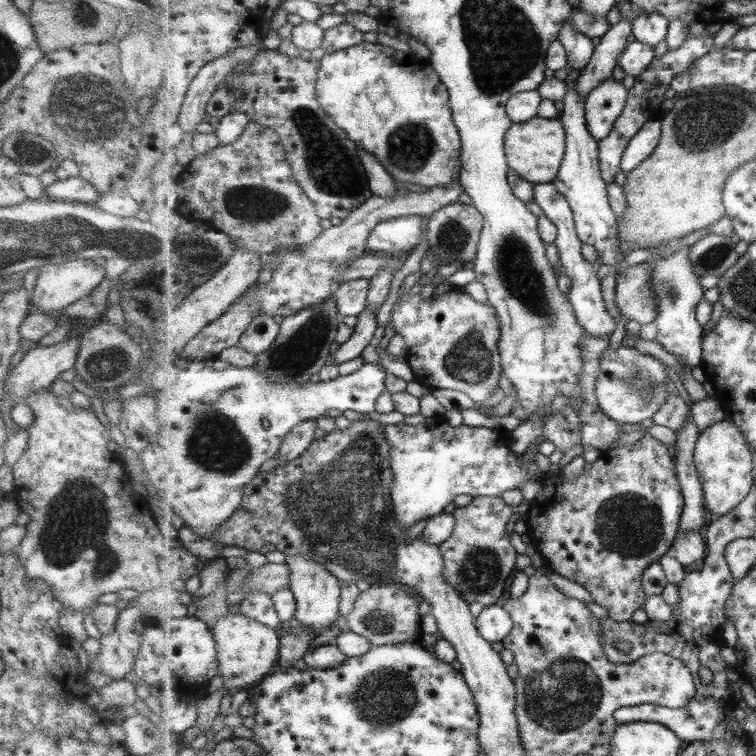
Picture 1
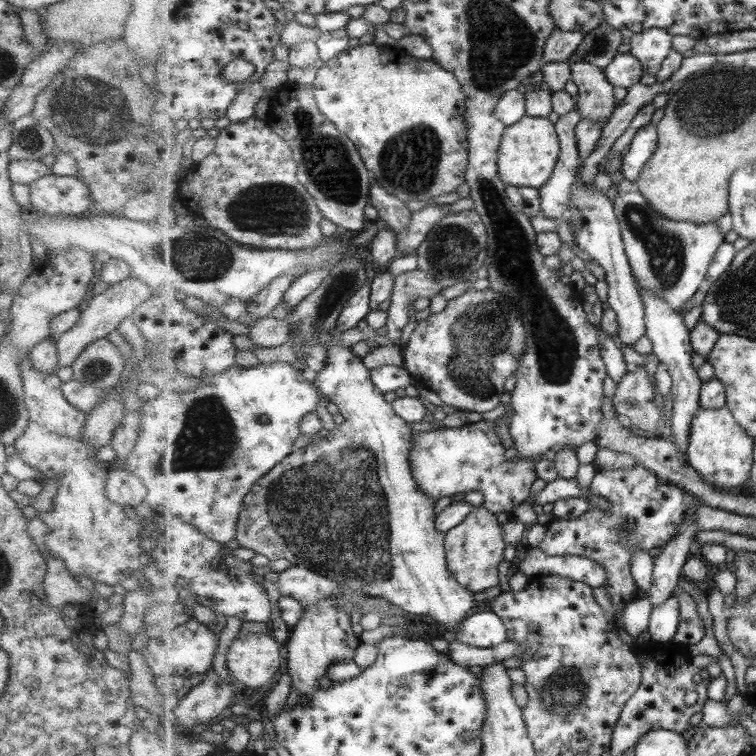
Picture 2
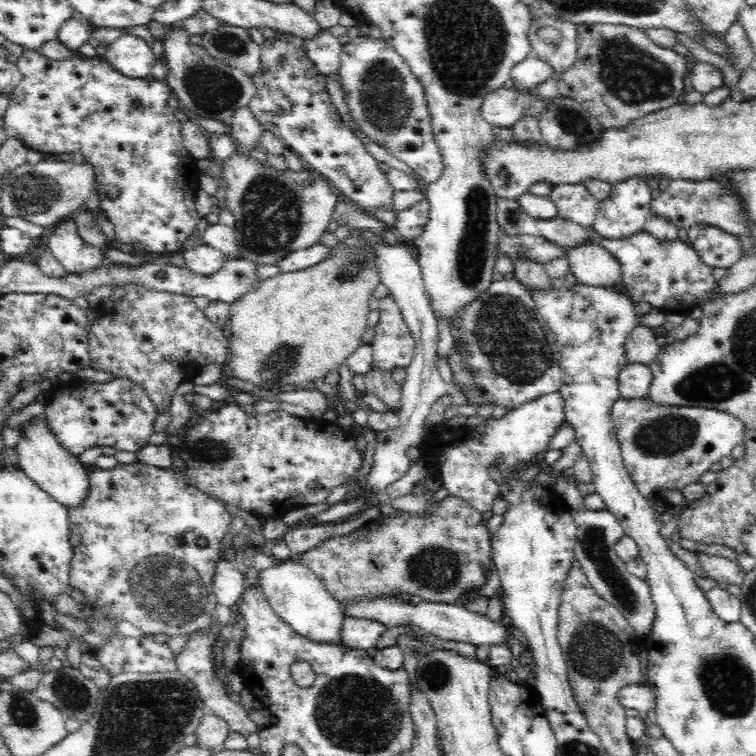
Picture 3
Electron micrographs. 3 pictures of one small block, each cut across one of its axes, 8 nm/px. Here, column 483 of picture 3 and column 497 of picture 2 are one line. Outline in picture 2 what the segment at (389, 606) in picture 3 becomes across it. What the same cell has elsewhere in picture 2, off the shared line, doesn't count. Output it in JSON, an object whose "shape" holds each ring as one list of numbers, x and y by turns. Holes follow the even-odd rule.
{"shape":[[495,612,473,613,463,620,457,634,447,636,477,648,492,648,508,641,509,633,503,619]]}

